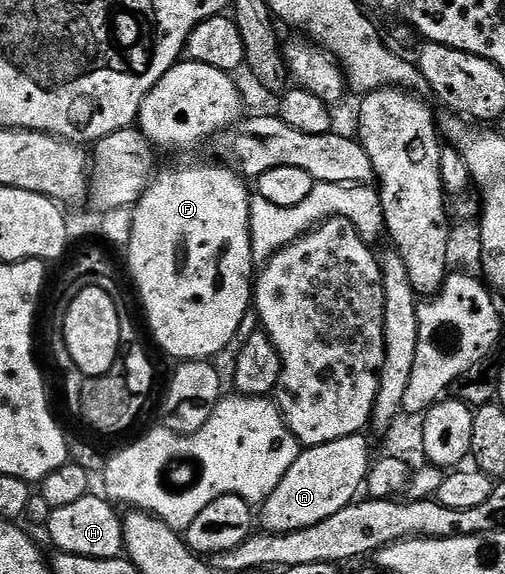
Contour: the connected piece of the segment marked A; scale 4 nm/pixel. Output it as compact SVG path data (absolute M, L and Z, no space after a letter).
M354 434L329 444L306 447L297 456L293 468L285 472L281 484L273 488L273 496L261 504L262 529L273 534L297 532L321 524L321 520L333 516L333 512L341 512L341 508L356 501L364 489L367 470L373 461L371 446L365 439L363 434Z

